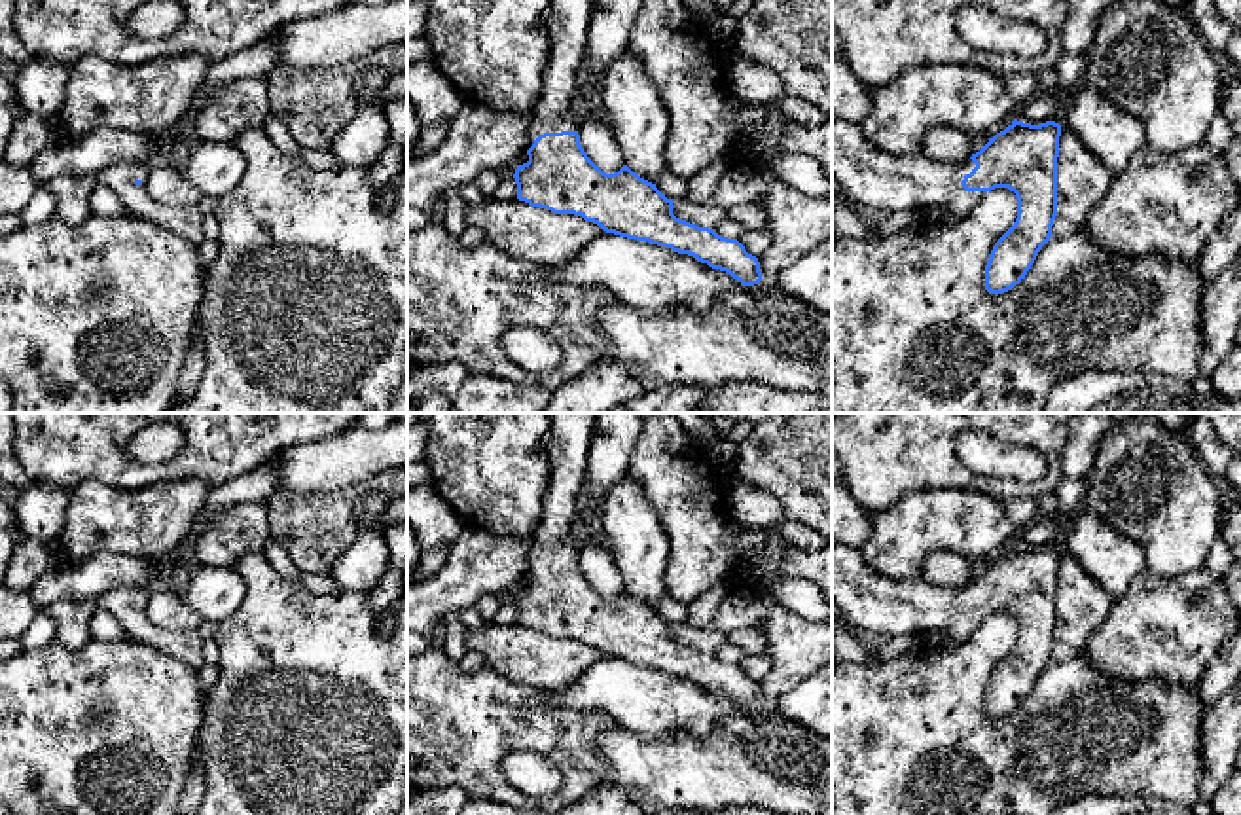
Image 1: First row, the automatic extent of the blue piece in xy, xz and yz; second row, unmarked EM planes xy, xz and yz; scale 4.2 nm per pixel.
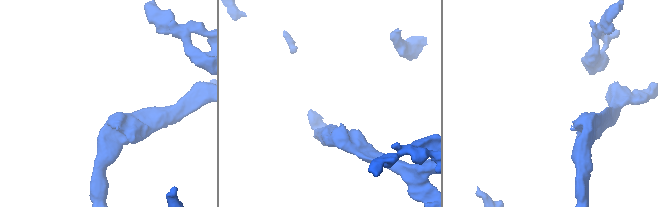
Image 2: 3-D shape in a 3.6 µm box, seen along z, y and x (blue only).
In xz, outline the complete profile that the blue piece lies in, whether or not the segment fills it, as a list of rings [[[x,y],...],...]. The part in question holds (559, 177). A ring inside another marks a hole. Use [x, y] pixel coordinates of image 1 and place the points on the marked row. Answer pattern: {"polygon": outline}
{"polygon": [[[549,0],[546,28],[549,34],[549,59],[544,70],[544,87],[532,106],[529,131],[529,161],[517,165],[517,199],[531,207],[548,208],[553,214],[574,214],[597,224],[606,233],[627,239],[648,241],[678,254],[693,256],[712,269],[729,273],[741,286],[762,281],[760,262],[748,254],[737,239],[718,235],[714,229],[699,227],[673,214],[673,199],[667,199],[656,184],[635,174],[627,165],[618,172],[603,172],[584,152],[574,116],[576,74],[587,45],[587,27],[595,0]]]}

